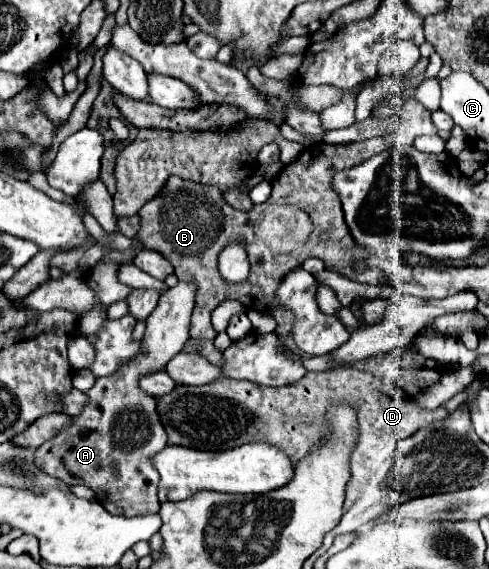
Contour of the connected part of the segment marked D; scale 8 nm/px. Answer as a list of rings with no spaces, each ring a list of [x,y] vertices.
[[[348,366],[334,372],[306,372],[306,376],[296,384],[280,388],[268,388],[246,380],[230,380],[224,376],[204,386],[176,386],[176,390],[158,398],[158,414],[168,432],[168,444],[172,446],[230,450],[248,442],[272,442],[274,446],[280,446],[280,450],[288,452],[292,464],[296,464],[304,458],[304,454],[308,454],[308,448],[316,446],[326,436],[324,414],[326,408],[338,400],[358,406],[360,424],[360,436],[350,456],[352,478],[346,486],[344,510],[358,500],[380,464],[392,456],[398,440],[414,434],[420,426],[446,418],[448,414],[446,408],[438,408],[434,412],[422,410],[410,396],[404,398],[398,390],[388,396],[386,386],[376,376]]]

